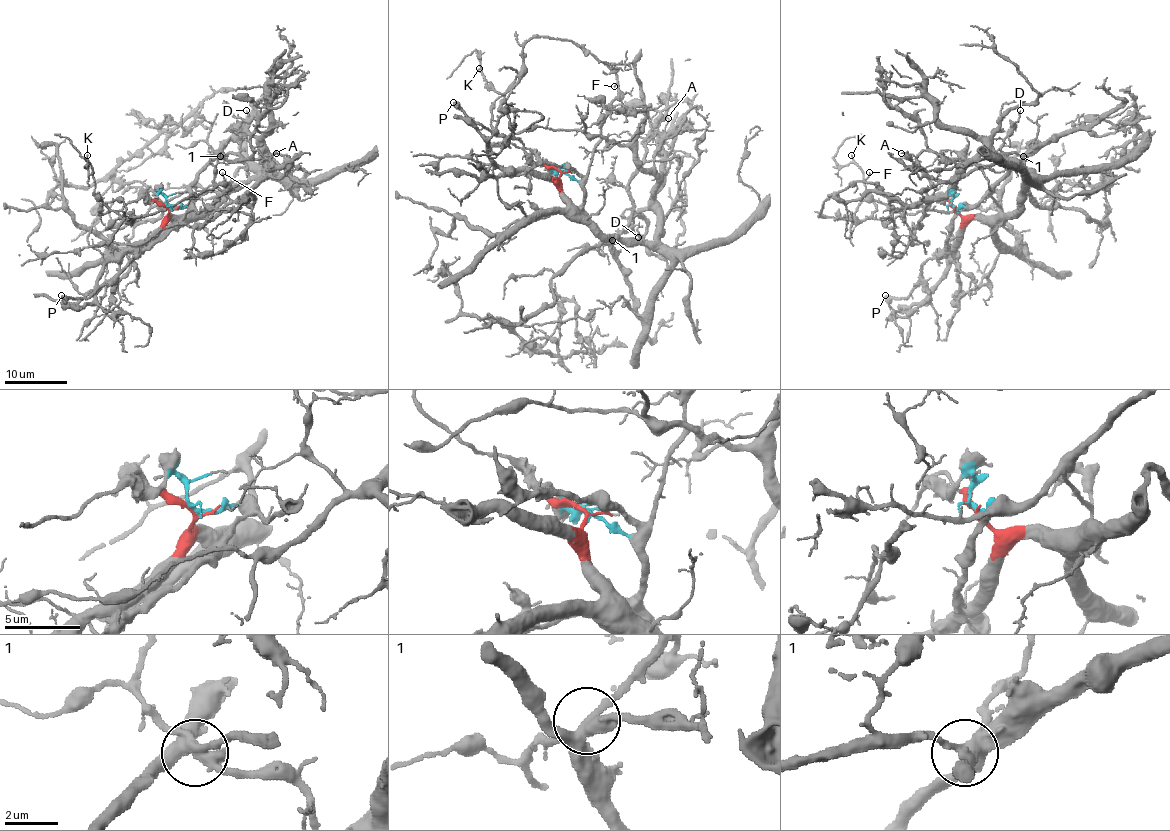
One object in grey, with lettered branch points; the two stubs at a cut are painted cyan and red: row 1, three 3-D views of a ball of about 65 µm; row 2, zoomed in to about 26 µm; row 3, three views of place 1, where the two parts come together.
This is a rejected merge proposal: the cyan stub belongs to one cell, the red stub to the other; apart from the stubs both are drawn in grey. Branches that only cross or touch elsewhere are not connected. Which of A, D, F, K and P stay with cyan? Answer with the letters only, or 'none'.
A, D, F, K, P

